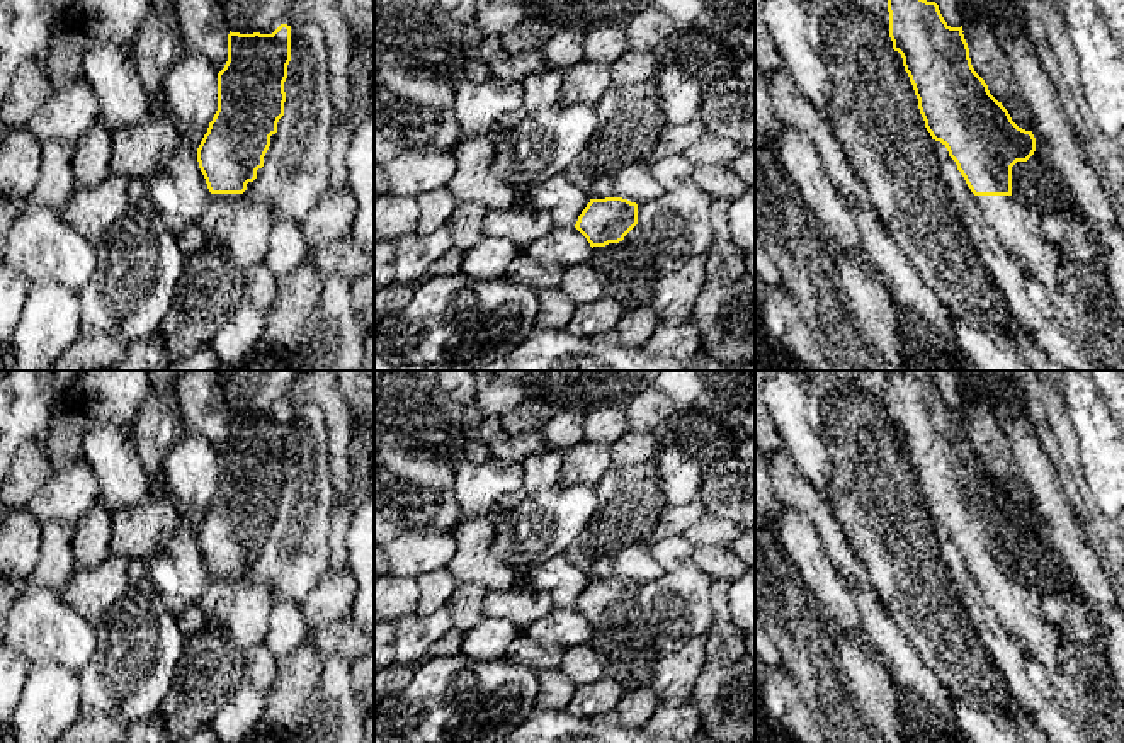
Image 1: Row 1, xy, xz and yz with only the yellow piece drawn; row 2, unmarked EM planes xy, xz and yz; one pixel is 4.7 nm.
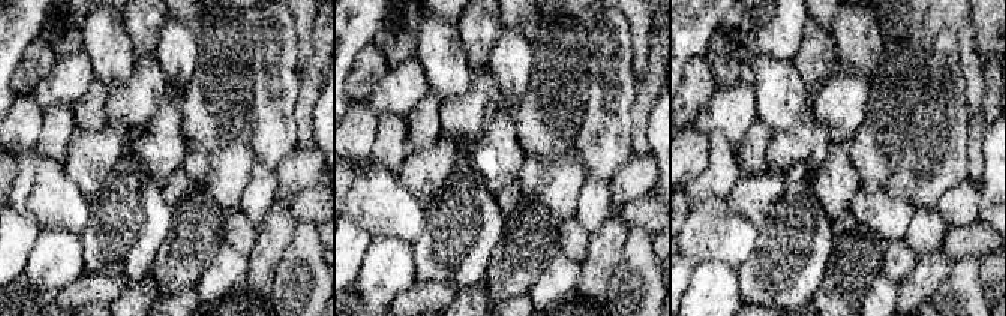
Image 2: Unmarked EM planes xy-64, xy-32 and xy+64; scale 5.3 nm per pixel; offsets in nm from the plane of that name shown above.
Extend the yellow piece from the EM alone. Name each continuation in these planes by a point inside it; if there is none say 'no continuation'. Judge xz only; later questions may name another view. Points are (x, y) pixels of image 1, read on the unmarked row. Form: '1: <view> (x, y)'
no continuation

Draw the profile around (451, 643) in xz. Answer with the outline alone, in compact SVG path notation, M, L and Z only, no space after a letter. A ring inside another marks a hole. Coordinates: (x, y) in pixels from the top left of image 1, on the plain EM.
M451 627L451 631L429 649L427 658L461 653L463 641L464 632Z

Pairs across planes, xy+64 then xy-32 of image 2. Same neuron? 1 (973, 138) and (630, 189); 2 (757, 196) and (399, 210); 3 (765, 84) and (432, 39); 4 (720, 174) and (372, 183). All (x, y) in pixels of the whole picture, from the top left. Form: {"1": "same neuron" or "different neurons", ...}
{"1": "different neurons", "2": "different neurons", "3": "same neuron", "4": "different neurons"}

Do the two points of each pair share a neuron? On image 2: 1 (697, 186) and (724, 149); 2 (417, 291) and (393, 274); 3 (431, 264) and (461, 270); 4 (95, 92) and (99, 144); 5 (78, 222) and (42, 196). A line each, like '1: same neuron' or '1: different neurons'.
1: same neuron
2: different neurons
3: same neuron
4: same neuron
5: same neuron

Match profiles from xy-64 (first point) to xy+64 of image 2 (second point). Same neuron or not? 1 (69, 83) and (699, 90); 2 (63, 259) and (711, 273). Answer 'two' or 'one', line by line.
1: two
2: one

